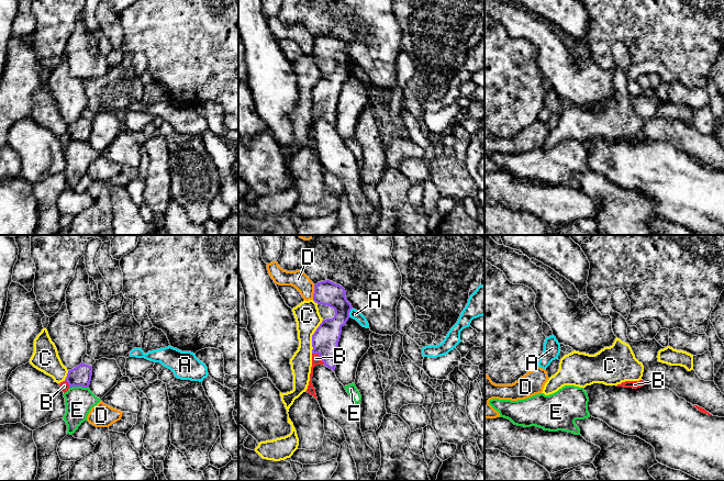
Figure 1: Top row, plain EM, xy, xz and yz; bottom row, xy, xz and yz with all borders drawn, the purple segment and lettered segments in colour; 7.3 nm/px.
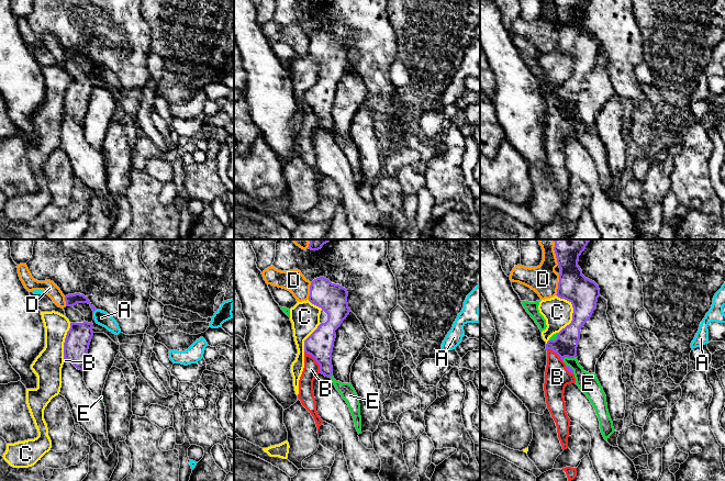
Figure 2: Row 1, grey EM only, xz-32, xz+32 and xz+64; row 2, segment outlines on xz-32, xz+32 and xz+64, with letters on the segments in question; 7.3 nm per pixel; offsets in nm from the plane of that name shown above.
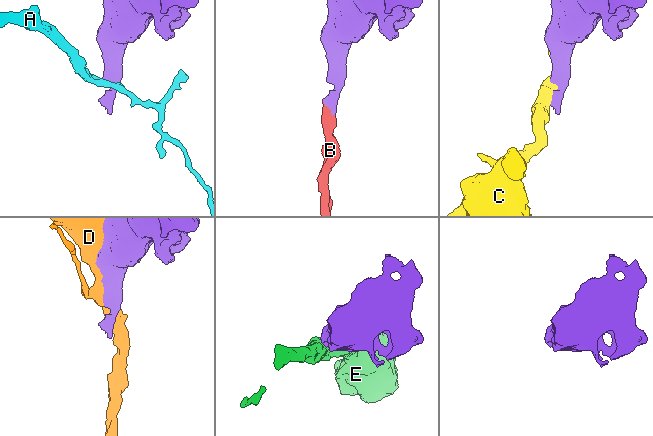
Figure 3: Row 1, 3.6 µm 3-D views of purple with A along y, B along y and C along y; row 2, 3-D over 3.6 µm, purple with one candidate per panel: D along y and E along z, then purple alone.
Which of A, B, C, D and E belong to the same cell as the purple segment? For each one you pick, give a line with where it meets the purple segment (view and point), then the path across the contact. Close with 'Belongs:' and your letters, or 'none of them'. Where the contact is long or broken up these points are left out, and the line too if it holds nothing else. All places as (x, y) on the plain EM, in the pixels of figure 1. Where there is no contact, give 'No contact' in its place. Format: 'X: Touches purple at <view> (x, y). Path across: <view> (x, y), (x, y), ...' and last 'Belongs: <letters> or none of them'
B: Touches purple at xz (320, 111). Path across: xz (325, 93), (324, 105), (320, 111), (315, 112)
Belongs: B

